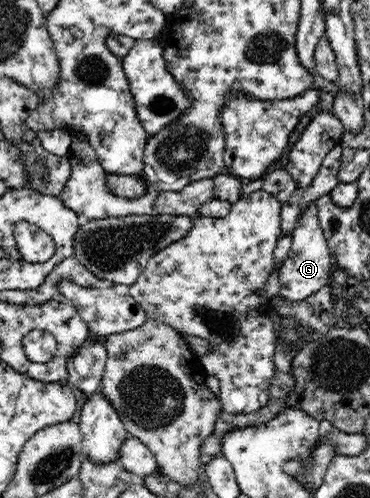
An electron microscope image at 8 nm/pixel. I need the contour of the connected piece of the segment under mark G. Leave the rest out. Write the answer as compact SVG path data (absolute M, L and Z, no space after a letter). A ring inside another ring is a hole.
M310 202L300 214L296 227L293 231L292 247L288 257L279 269L280 293L279 295L295 302L306 299L316 291L329 284L335 262L330 253L326 236L320 227L315 202Z

